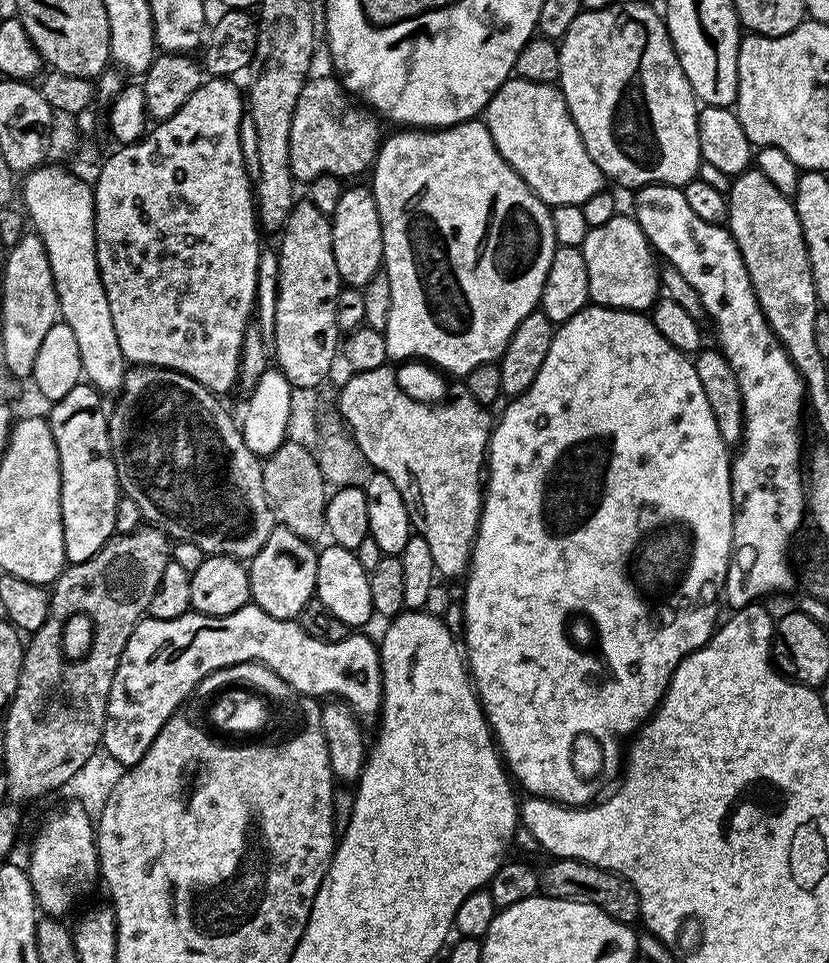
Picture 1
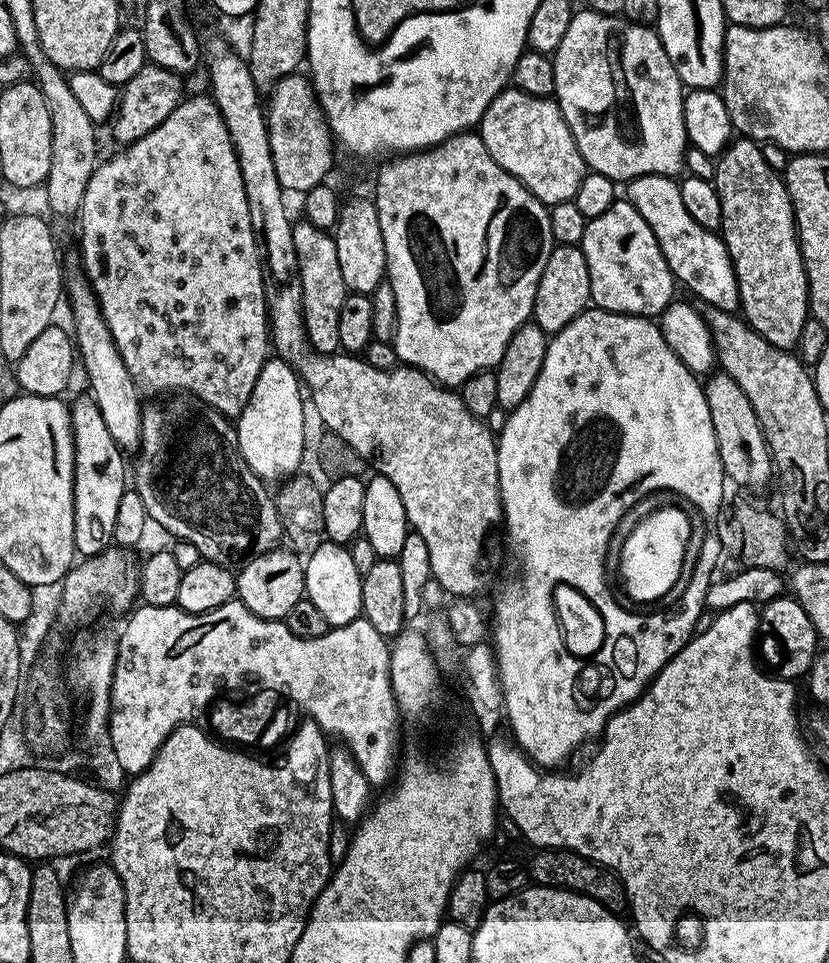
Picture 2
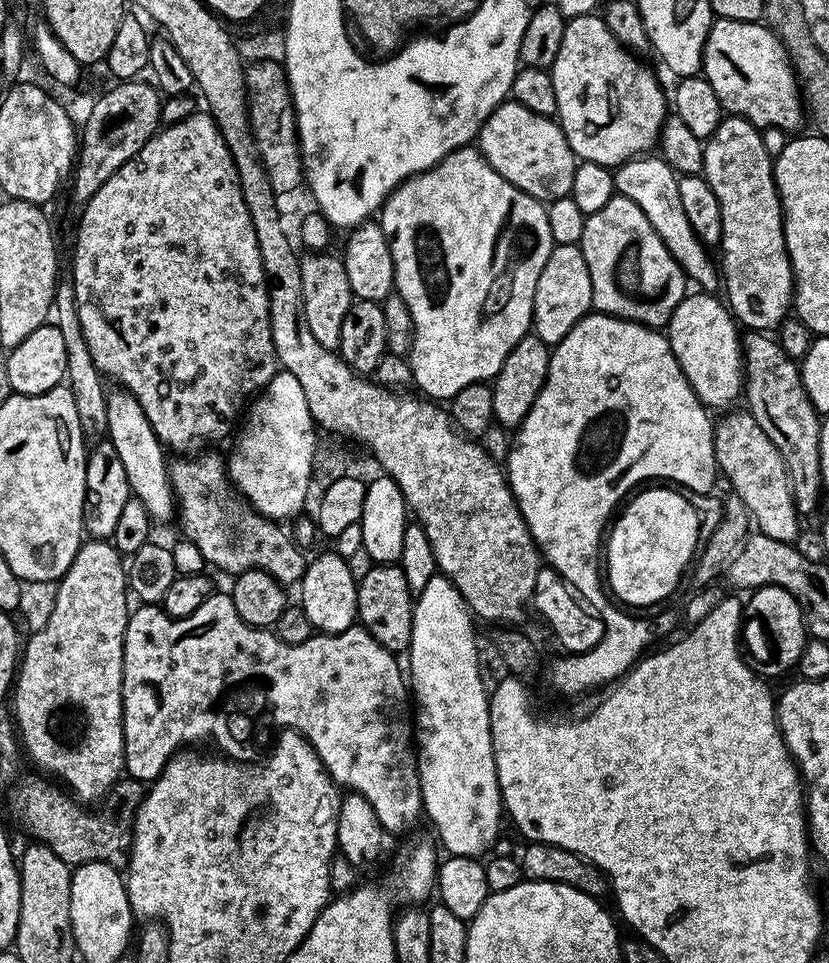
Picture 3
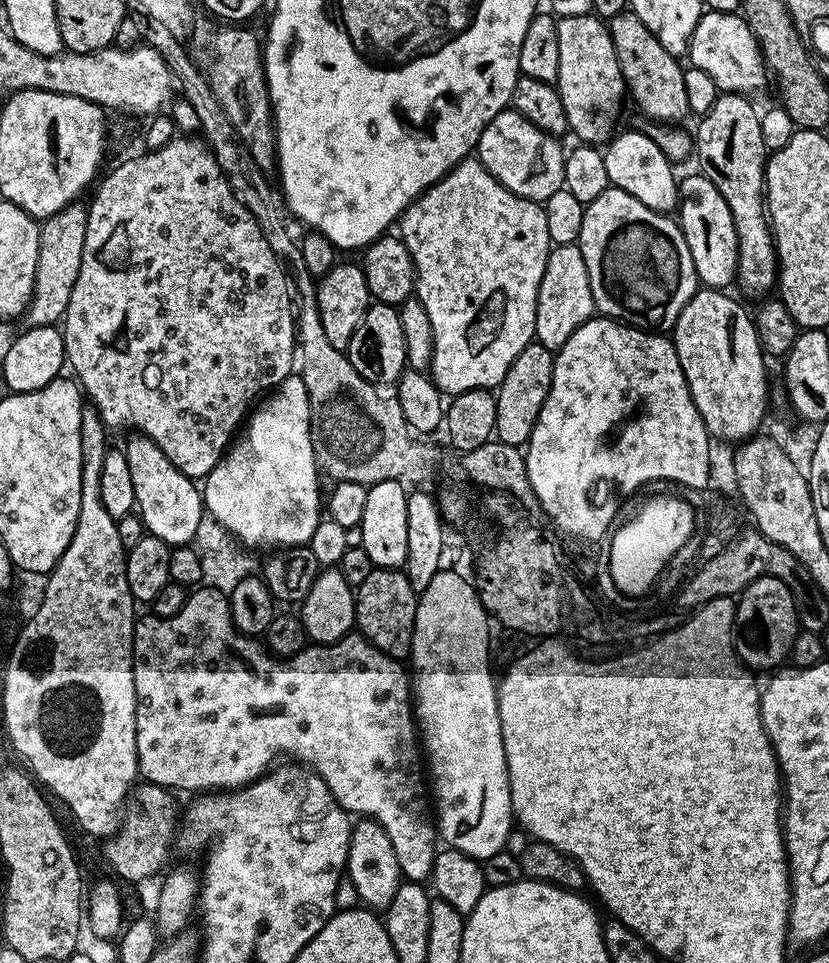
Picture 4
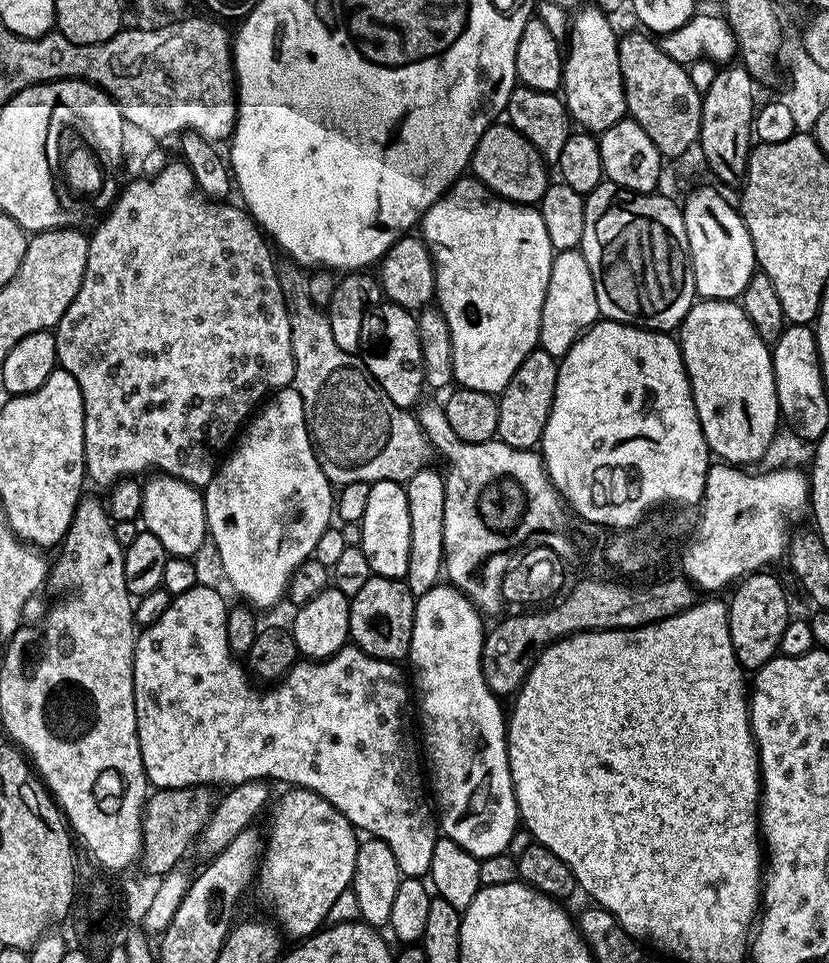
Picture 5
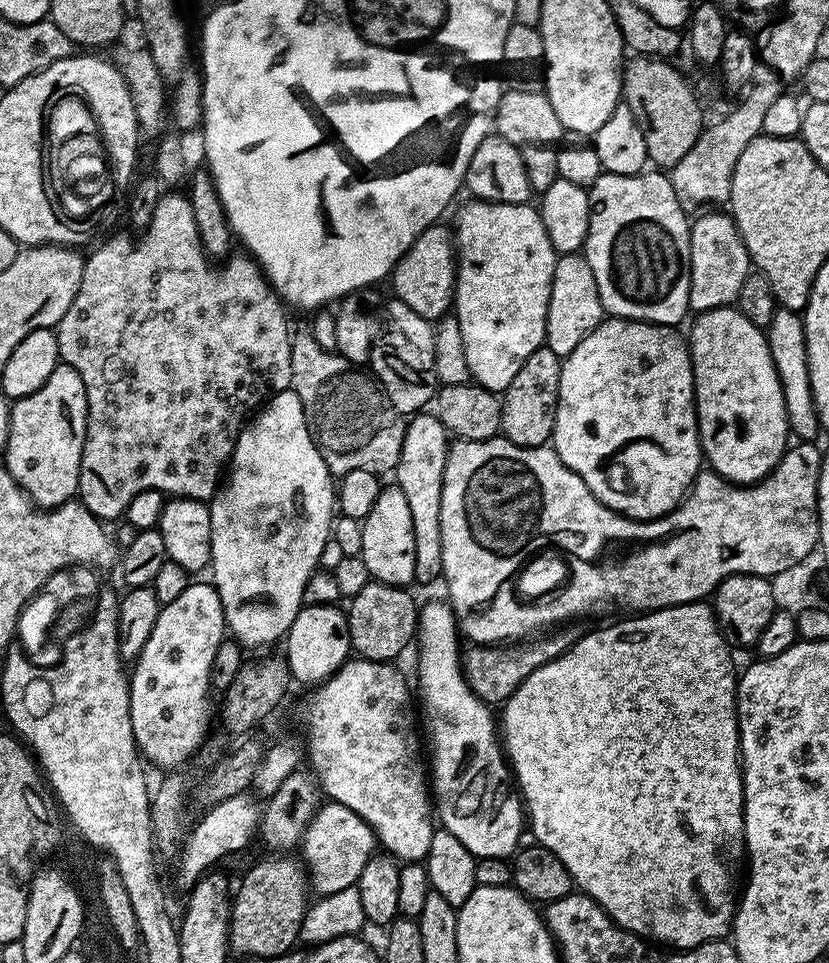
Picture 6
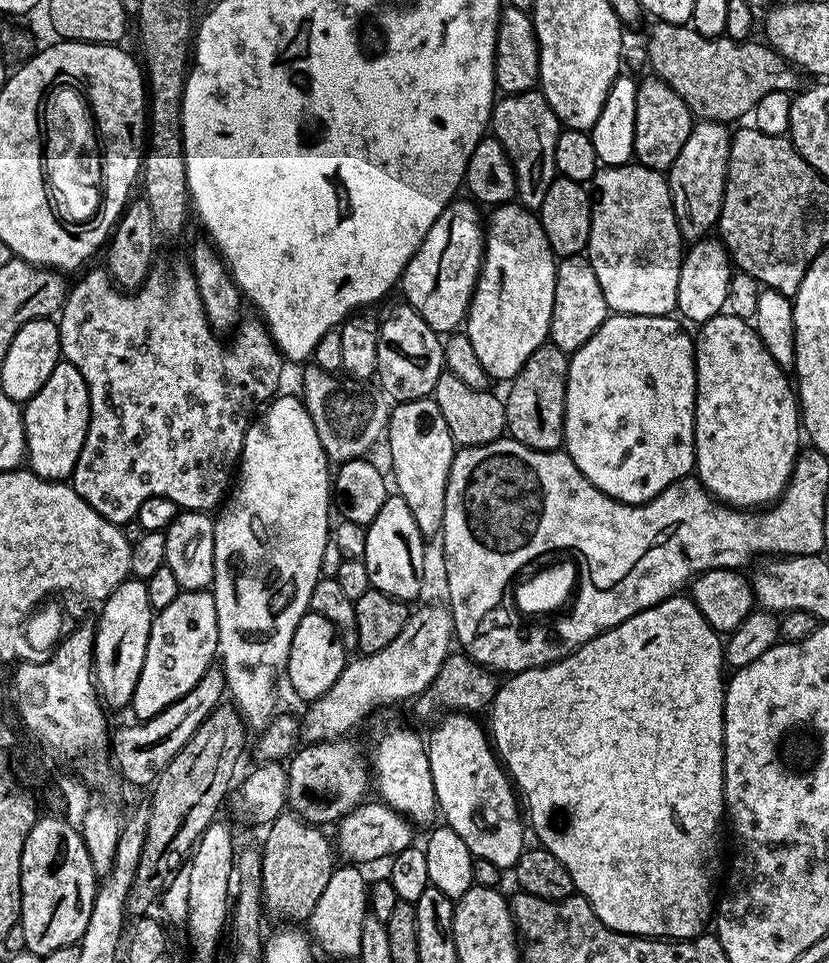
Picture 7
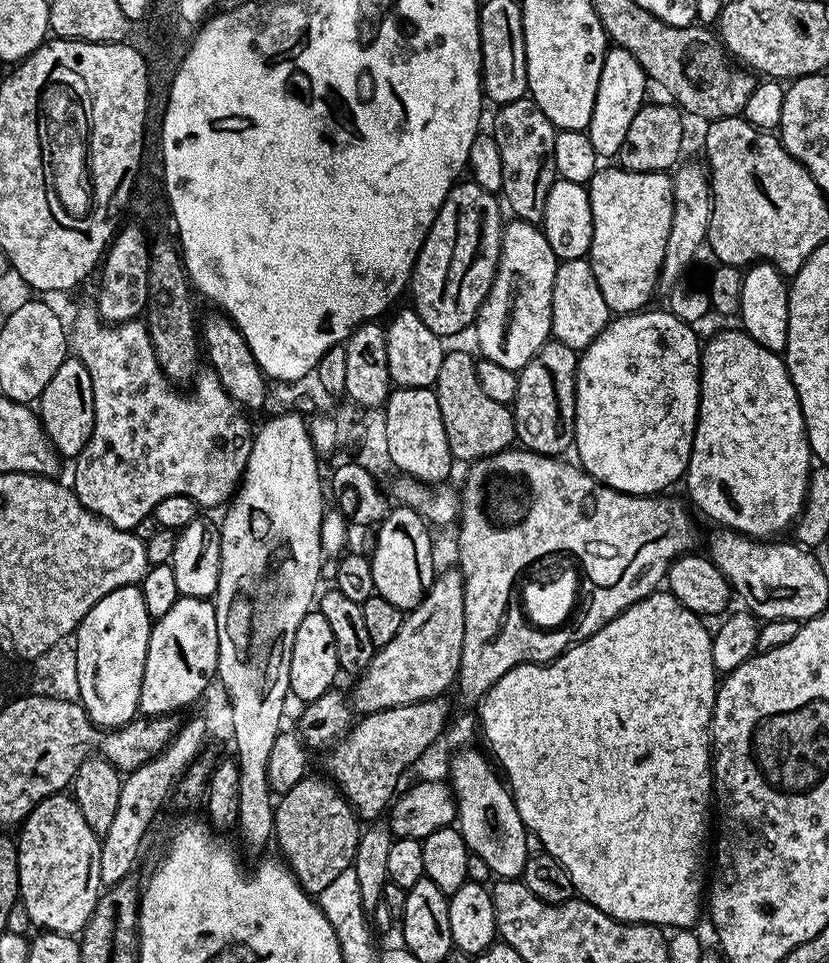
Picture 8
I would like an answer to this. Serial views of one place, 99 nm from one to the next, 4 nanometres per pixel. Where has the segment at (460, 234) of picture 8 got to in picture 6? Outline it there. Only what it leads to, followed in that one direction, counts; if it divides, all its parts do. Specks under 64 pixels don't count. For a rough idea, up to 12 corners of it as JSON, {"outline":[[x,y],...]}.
{"outline":[[437,222],[392,269],[395,299],[435,322],[456,290],[456,246]]}

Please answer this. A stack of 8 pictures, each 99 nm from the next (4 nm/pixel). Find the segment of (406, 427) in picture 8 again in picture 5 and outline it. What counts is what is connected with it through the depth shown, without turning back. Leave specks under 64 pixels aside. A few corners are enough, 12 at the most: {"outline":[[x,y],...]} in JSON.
{"outline":[[432,466],[406,483],[410,562],[419,597],[444,572],[444,476]]}

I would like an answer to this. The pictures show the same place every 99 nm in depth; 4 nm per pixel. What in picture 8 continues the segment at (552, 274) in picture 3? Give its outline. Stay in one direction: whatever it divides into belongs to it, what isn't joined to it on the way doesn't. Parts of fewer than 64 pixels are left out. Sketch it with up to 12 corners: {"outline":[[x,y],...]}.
{"outline":[[586,258],[559,261],[552,336],[583,350],[609,319]]}

